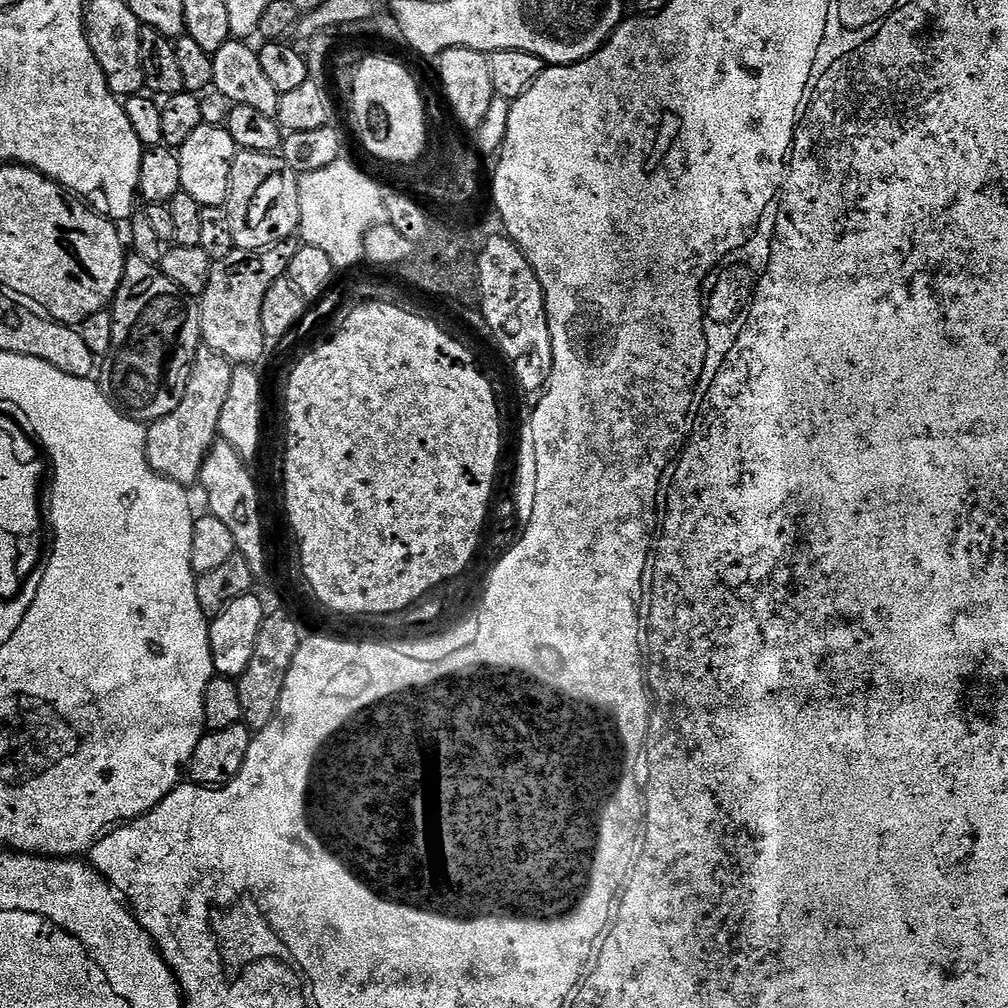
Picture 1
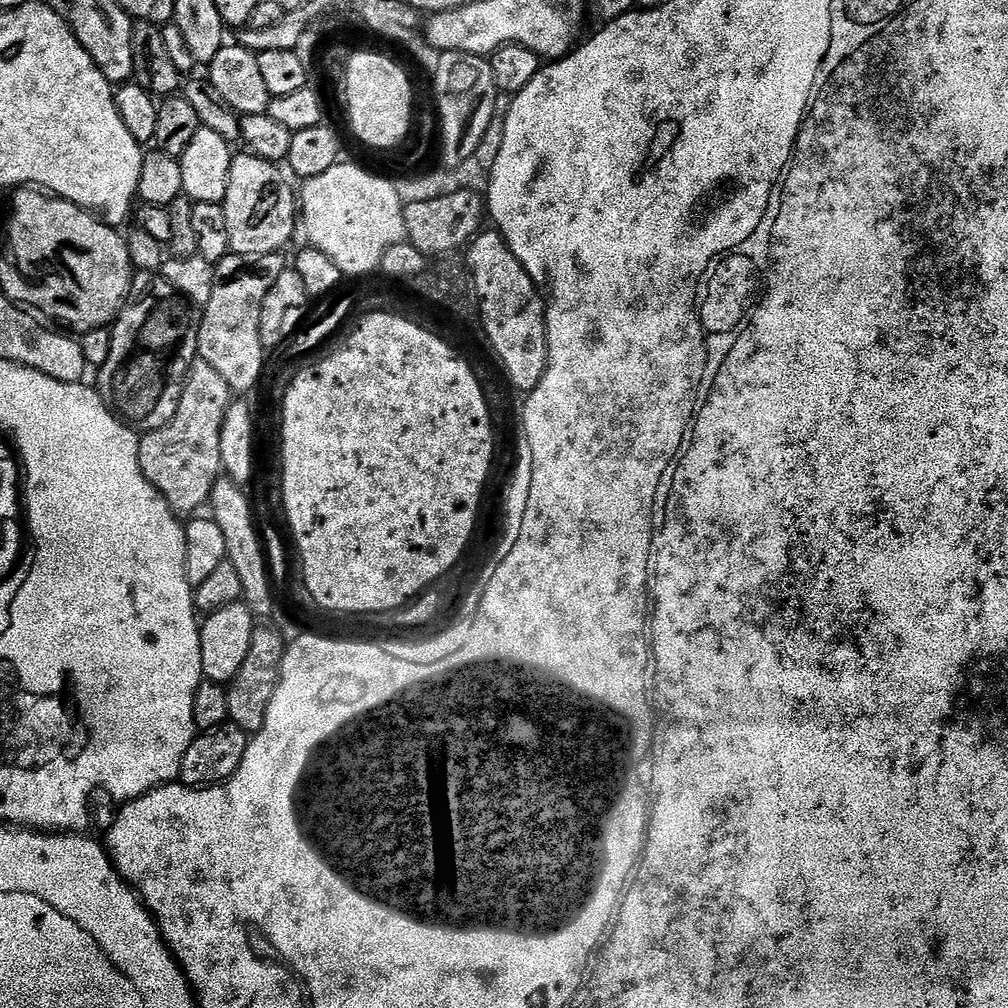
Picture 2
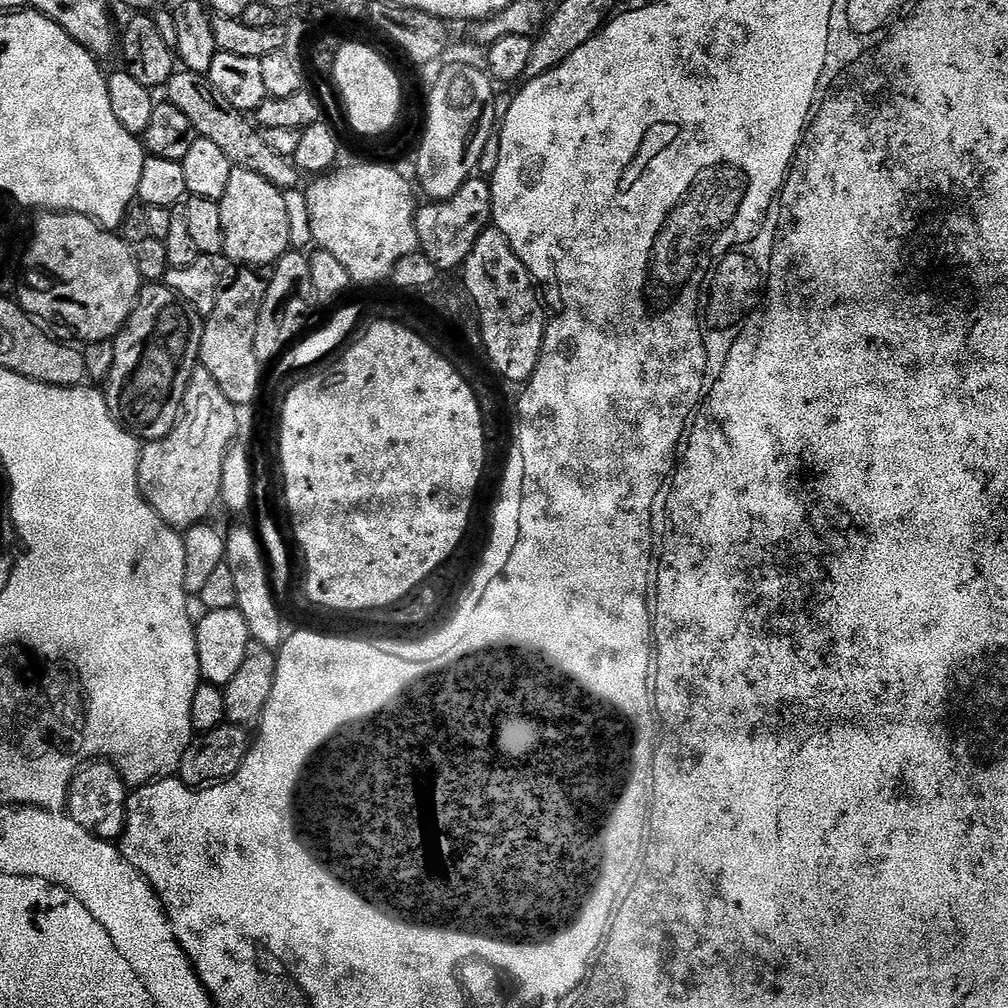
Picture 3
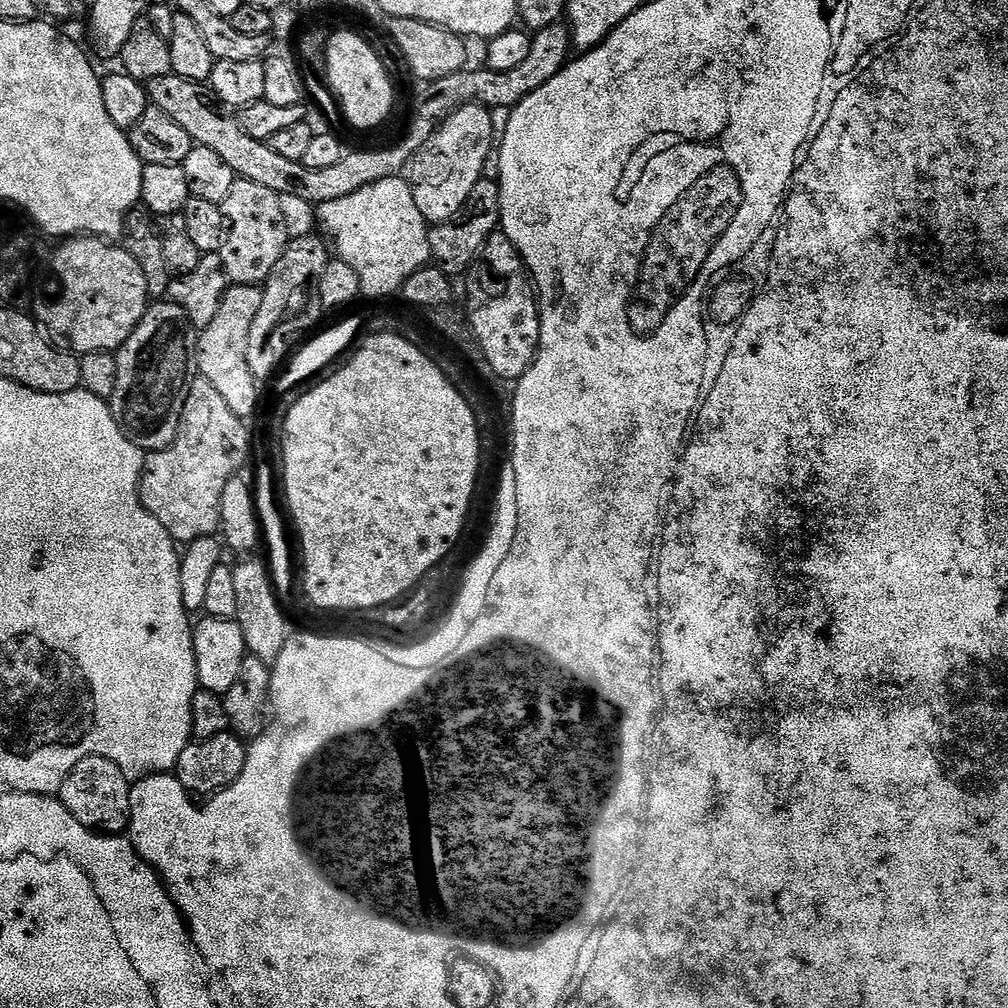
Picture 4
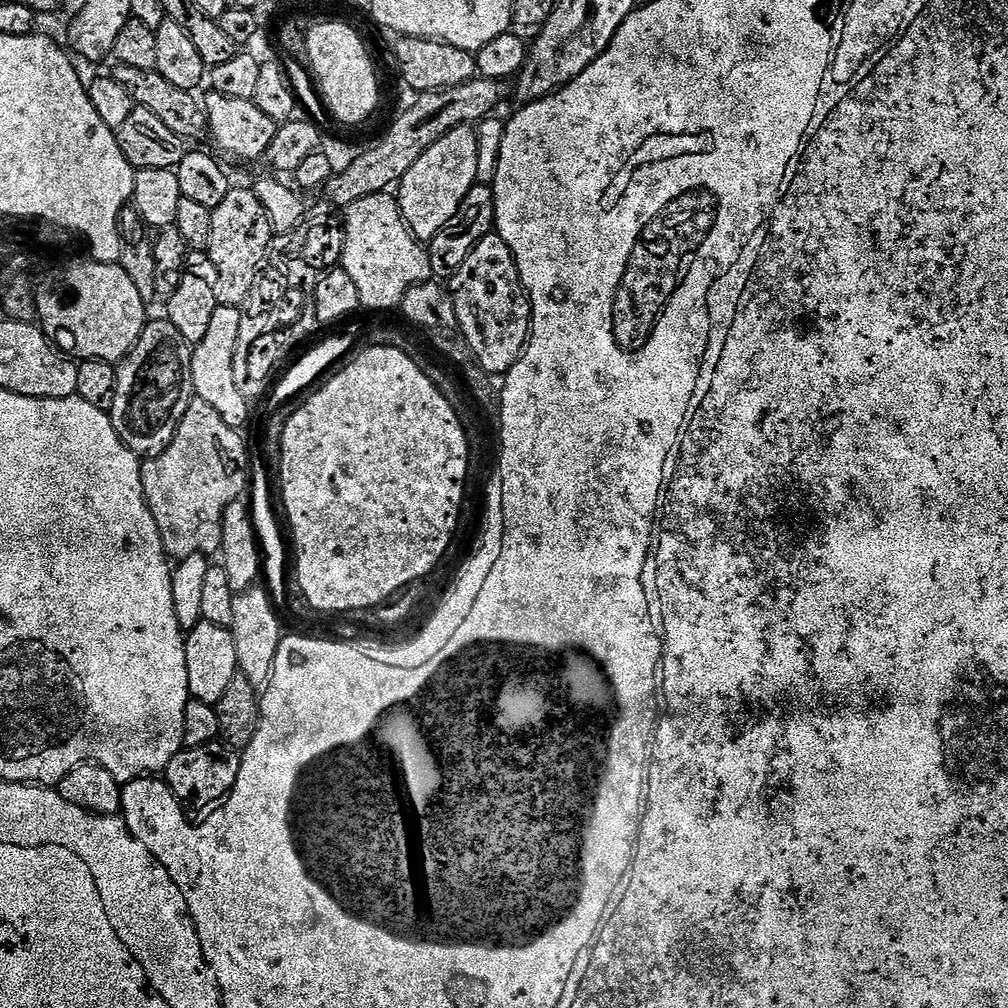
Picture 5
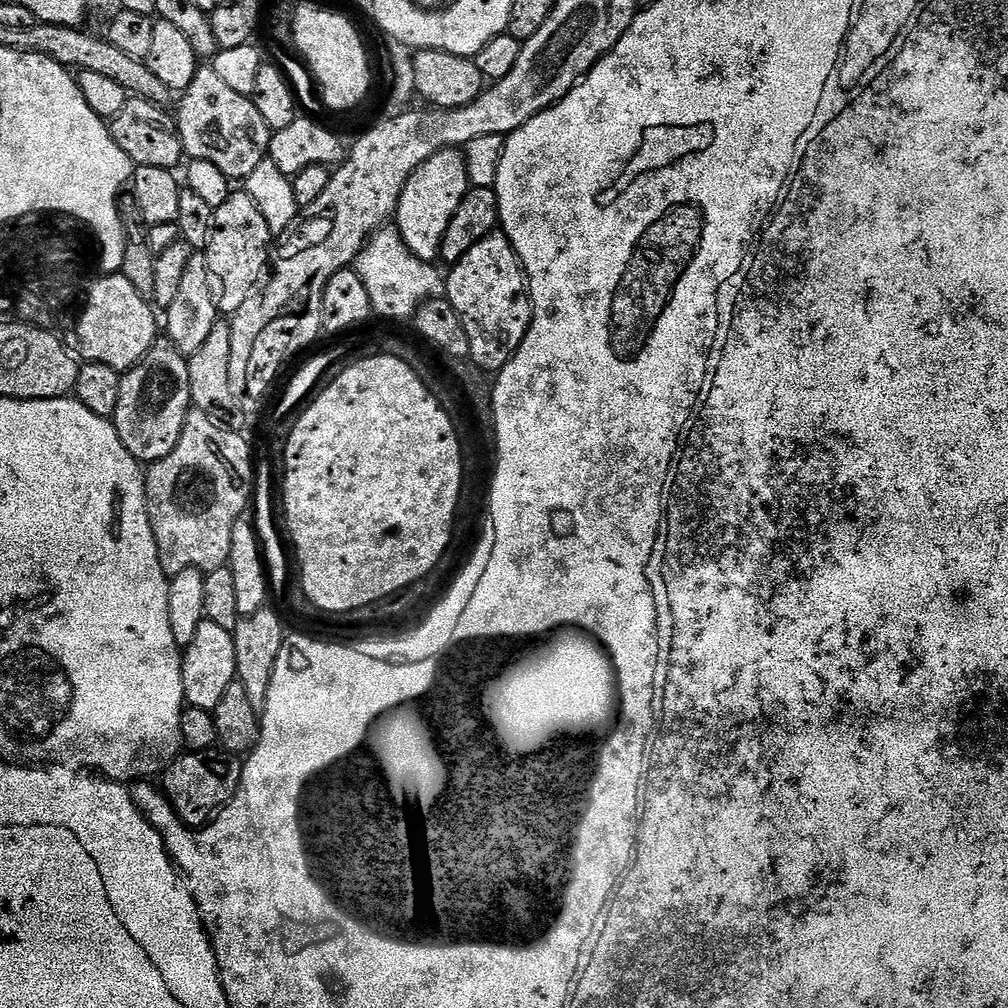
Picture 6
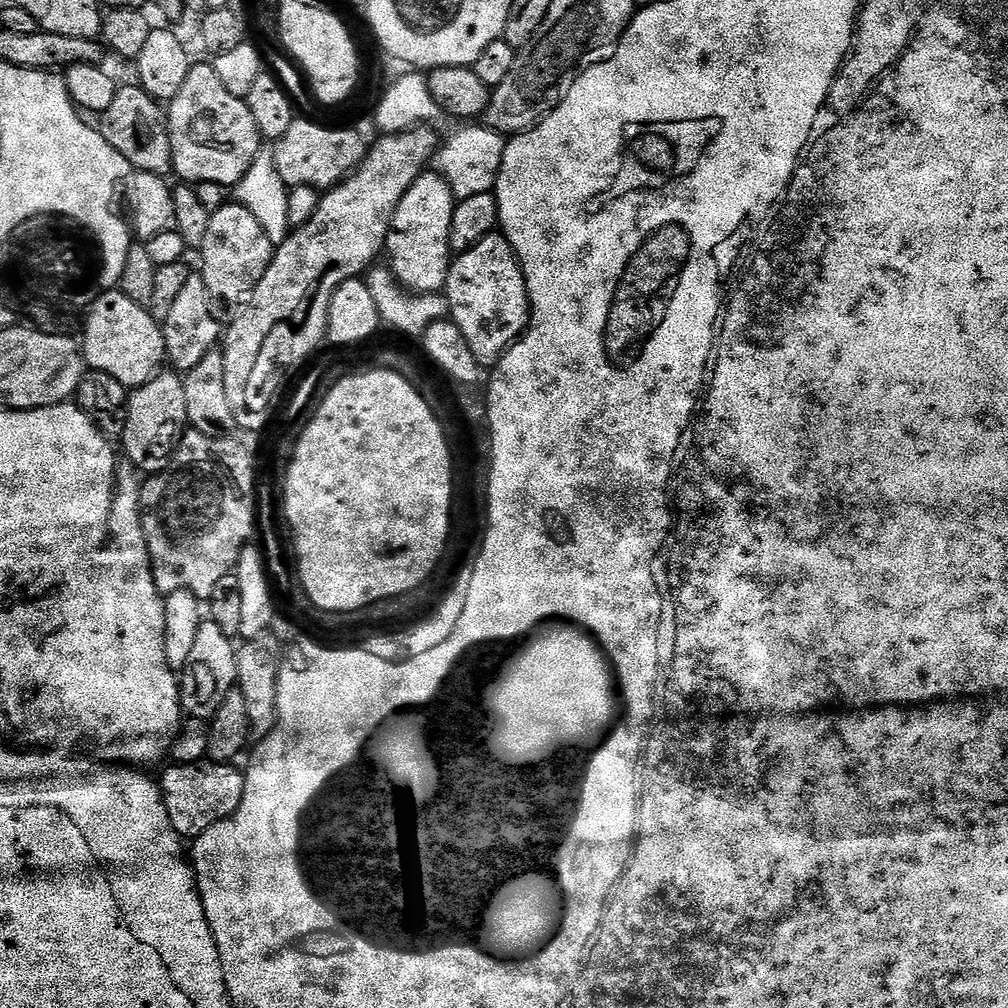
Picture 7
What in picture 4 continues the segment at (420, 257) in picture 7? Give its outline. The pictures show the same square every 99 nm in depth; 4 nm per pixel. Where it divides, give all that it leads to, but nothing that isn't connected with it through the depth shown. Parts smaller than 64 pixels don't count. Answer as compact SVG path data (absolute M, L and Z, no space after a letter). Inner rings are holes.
M475 102L464 104L440 123L439 130L420 148L410 164L414 202L418 202L418 210L422 210L429 225L446 222L462 210L466 198L470 198L470 190L474 190L484 176L486 158L493 152L492 109Z

